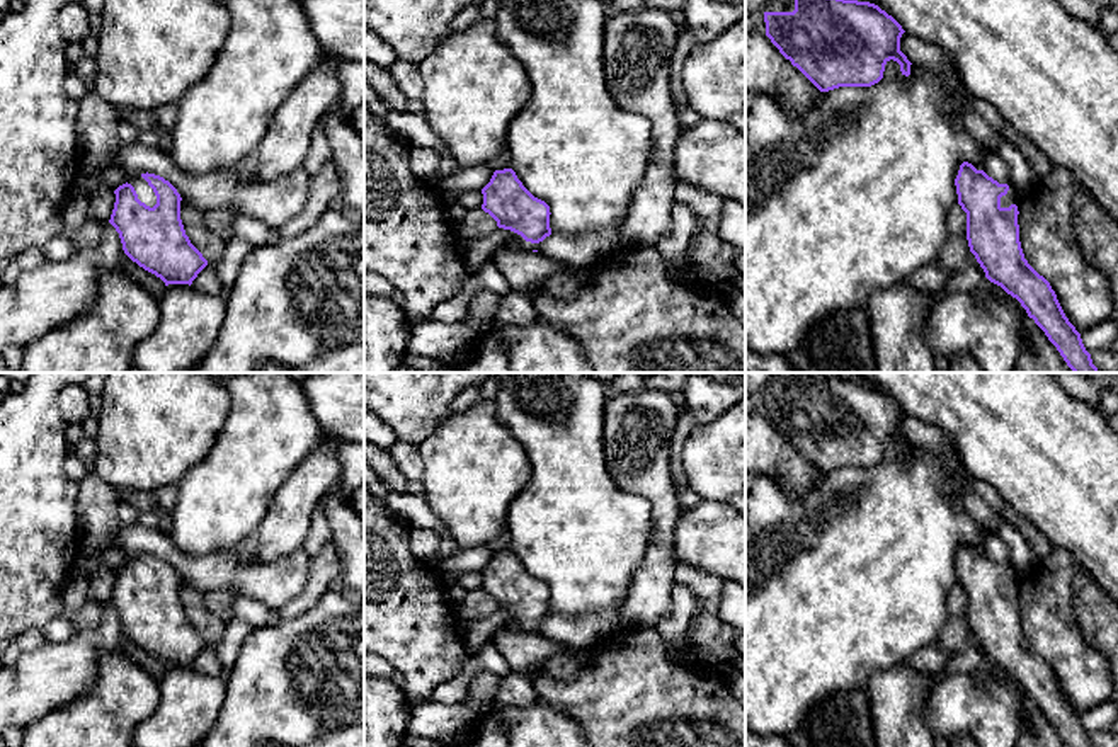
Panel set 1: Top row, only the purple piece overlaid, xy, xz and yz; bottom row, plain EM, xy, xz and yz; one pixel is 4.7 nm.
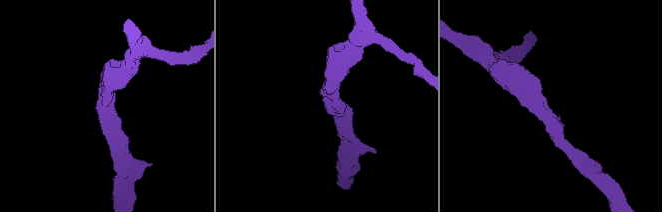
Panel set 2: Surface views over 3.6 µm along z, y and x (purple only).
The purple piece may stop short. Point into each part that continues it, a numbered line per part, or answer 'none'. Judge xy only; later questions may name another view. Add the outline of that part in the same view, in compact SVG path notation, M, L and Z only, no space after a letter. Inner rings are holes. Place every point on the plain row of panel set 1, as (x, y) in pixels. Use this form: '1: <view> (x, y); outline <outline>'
1: xy (145, 574); outline M141 556L128 558L128 565L134 568L138 580L141 584L145 584L150 589L157 585L157 577L153 570L148 567L148 563Z

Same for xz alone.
1: xz (524, 627); outline M507 611L509 614L509 621L514 621L521 626L521 631L528 631L528 633L533 633L536 631L539 635L539 624L531 624L531 623L526 623L521 616Z

